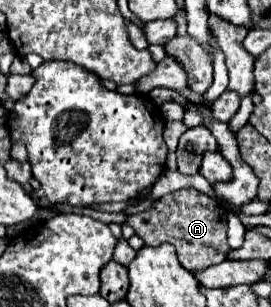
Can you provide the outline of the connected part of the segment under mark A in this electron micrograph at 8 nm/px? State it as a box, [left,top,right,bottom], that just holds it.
[124,188,230,272]

